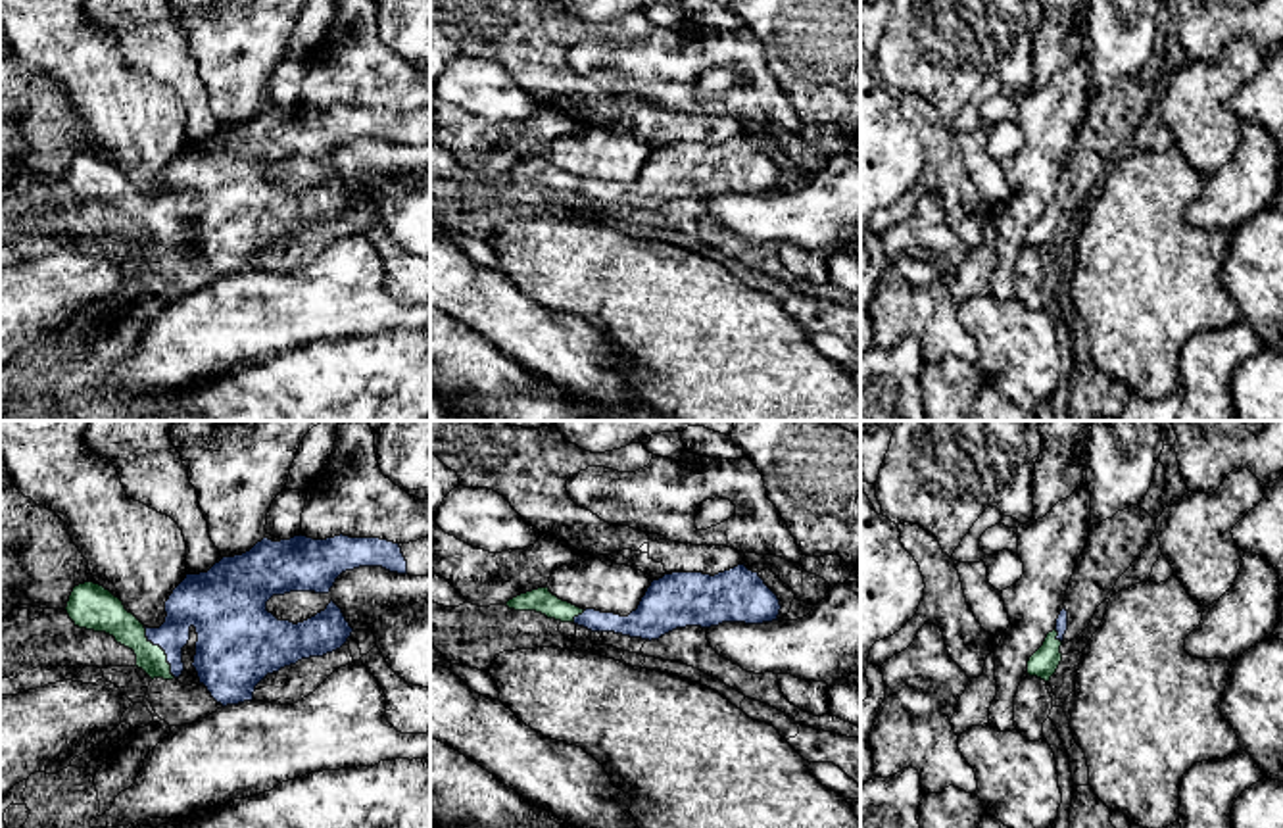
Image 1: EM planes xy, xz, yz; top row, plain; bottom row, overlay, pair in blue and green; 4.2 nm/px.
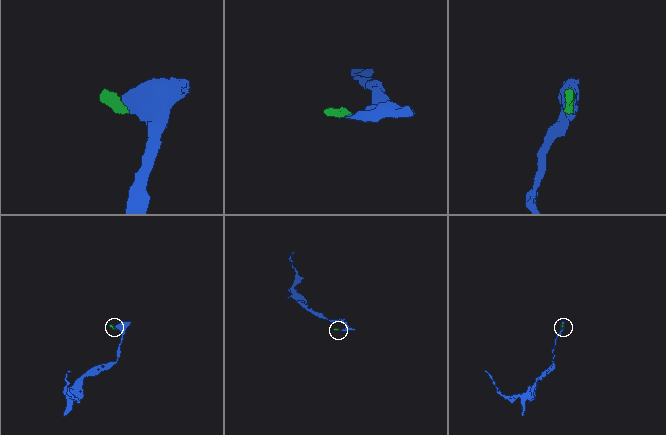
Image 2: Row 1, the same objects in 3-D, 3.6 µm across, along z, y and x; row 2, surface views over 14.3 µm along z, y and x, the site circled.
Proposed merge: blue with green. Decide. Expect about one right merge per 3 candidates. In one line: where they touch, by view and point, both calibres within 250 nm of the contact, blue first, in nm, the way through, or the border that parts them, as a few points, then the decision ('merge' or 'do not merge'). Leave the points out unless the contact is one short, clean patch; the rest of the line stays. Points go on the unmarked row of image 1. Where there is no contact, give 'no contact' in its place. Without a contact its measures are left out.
contact xy (164, 219); calibres 240 and 140 nm; way xy (223, 225), (196, 193), (164, 219), (114, 189); merge

